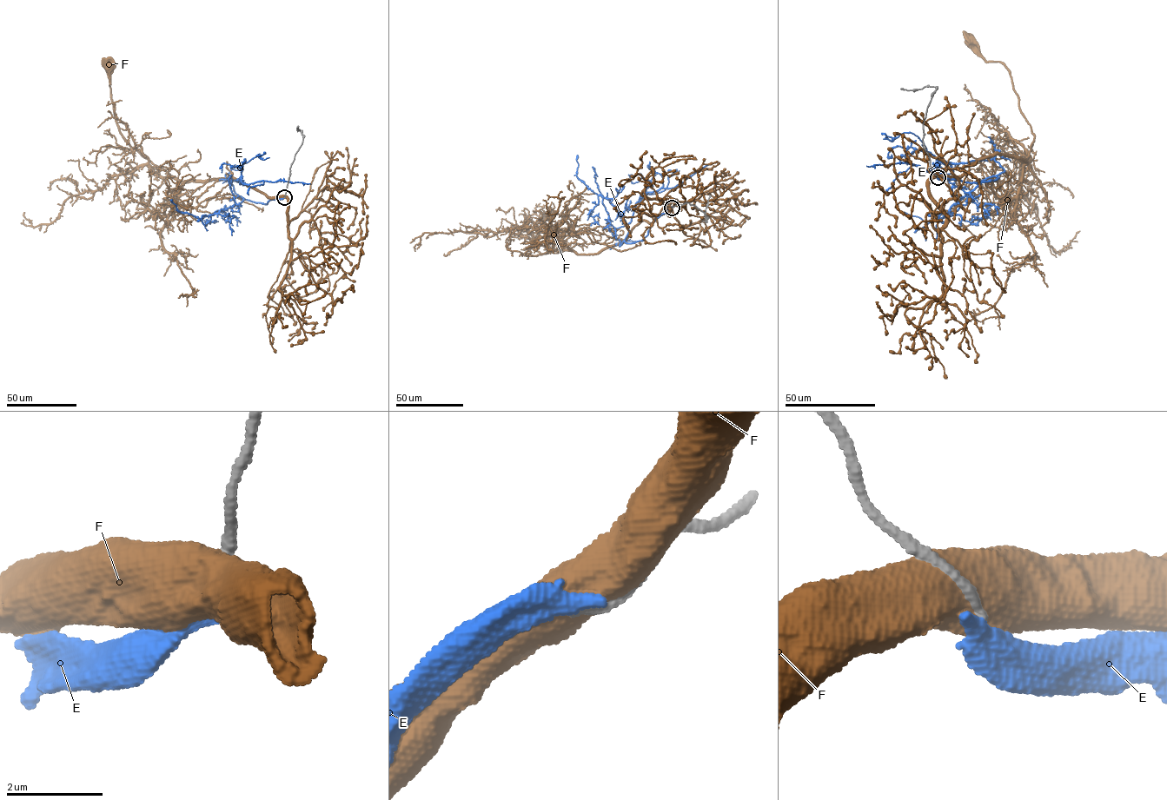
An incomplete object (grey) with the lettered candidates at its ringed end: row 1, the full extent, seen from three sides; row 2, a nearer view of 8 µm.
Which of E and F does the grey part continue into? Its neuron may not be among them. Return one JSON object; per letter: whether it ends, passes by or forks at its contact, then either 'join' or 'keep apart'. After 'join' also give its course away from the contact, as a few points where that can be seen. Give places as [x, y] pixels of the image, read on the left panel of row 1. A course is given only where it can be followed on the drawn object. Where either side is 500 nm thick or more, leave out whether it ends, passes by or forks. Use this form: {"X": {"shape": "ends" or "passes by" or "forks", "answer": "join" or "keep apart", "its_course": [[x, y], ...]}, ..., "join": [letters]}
{"E": {"answer": "keep apart"}, "F": {"answer": "keep apart"}, "join": []}

